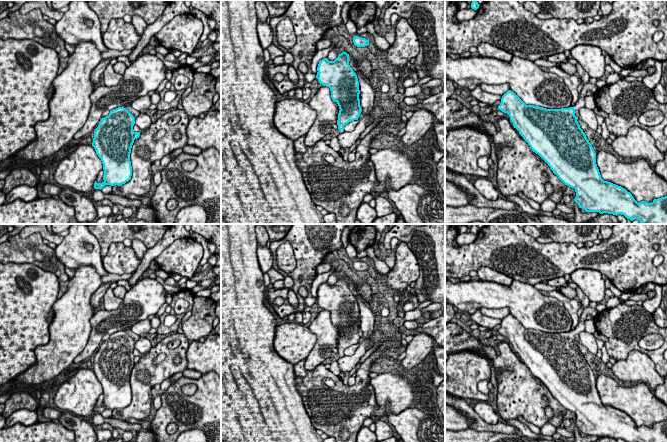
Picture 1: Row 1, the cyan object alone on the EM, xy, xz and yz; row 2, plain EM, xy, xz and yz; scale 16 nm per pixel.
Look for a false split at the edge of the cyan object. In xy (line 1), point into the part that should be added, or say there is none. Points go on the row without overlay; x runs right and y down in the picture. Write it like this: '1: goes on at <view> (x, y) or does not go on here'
1: does not go on here

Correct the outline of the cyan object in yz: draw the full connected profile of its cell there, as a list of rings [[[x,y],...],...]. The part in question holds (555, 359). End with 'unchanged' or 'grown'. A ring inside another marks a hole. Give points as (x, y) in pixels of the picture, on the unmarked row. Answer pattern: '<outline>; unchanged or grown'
[[[598,303],[583,309],[573,331],[546,333],[526,329],[513,315],[501,322],[498,333],[507,337],[514,352],[554,398],[574,412],[574,425],[586,436],[624,439],[626,442],[667,442],[667,420],[652,427],[637,426],[625,412],[604,405],[596,388],[596,377],[580,352],[575,335],[585,330],[587,316],[599,314]]]; grown

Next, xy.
[[[123,330],[111,334],[99,346],[92,370],[102,385],[104,405],[95,405],[95,413],[101,414],[105,409],[120,410],[131,403],[131,372],[134,364],[140,360],[140,356],[133,354],[134,348],[134,340]]]; unchanged

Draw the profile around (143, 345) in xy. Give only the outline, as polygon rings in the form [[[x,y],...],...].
[[[144,335],[140,336],[138,341],[135,343],[135,349],[137,349],[142,355],[147,353],[151,348],[151,342]]]

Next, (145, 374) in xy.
[[[175,332],[162,339],[156,346],[143,354],[140,360],[134,364],[131,372],[131,403],[120,410],[114,409],[112,411],[113,418],[122,421],[129,418],[146,420],[151,413],[152,388],[174,374],[188,369],[186,351],[189,344],[190,341],[184,334]],[[176,339],[180,341],[180,345],[175,349],[170,349],[168,344]],[[161,353],[164,353],[166,358],[160,364],[155,364],[154,359]]]

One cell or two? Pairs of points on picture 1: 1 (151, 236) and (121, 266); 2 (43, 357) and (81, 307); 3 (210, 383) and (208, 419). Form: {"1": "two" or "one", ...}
{"1": "two", "2": "one", "3": "one"}

